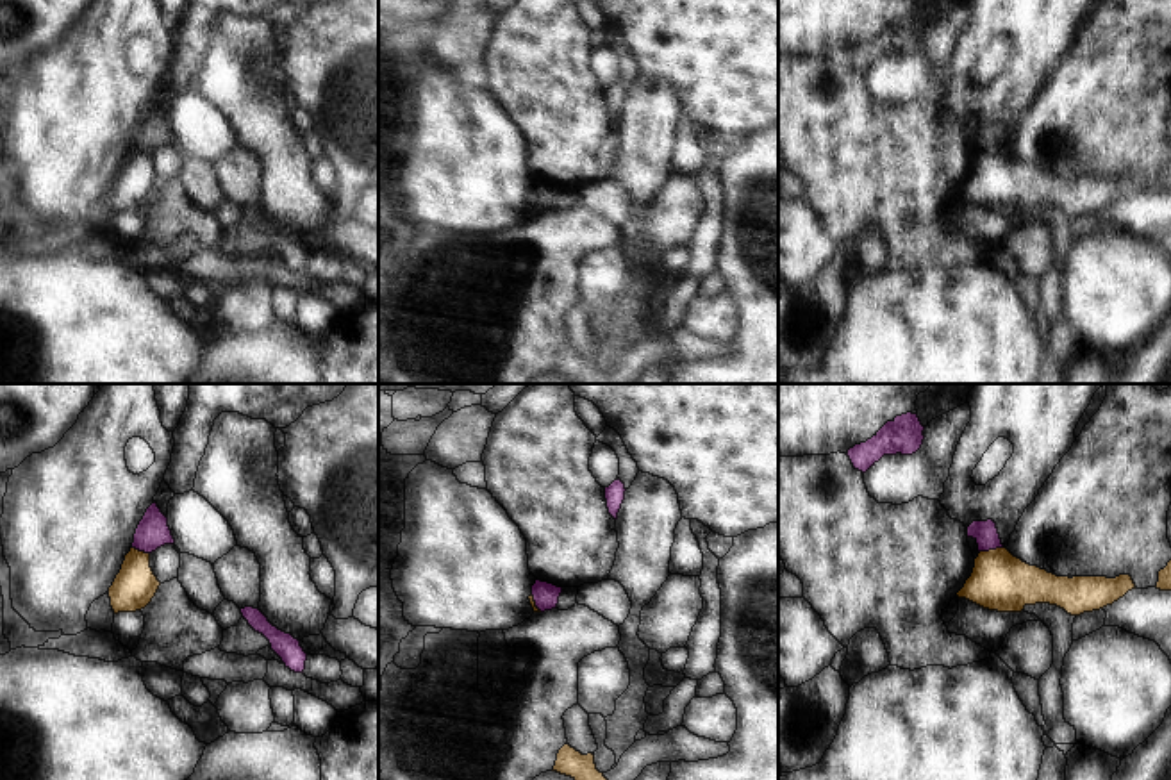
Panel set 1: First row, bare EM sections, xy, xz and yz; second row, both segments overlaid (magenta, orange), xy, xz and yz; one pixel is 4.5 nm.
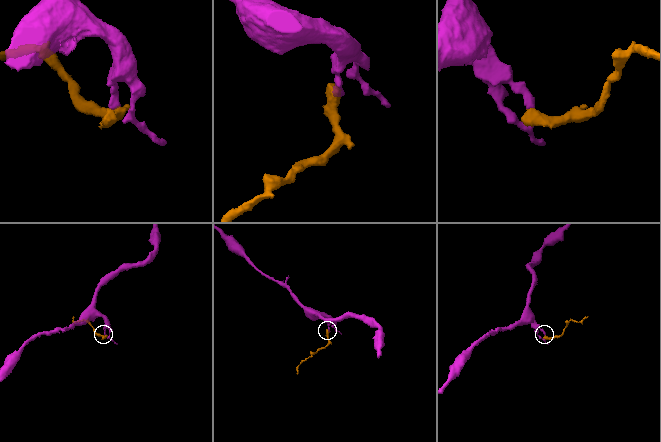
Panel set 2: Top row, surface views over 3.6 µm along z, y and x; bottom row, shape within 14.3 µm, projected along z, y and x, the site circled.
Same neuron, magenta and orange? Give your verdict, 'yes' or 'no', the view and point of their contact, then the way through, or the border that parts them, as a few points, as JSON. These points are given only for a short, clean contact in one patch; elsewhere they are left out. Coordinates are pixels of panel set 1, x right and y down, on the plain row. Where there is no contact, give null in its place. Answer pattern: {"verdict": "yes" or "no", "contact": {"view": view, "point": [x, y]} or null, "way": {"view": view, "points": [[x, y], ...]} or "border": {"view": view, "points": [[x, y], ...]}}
{"verdict": "no", "contact": {"view": "yz", "point": [991, 149]}, "border": {"view": "yz", "points": [[1002, 147], [980, 152]]}}

